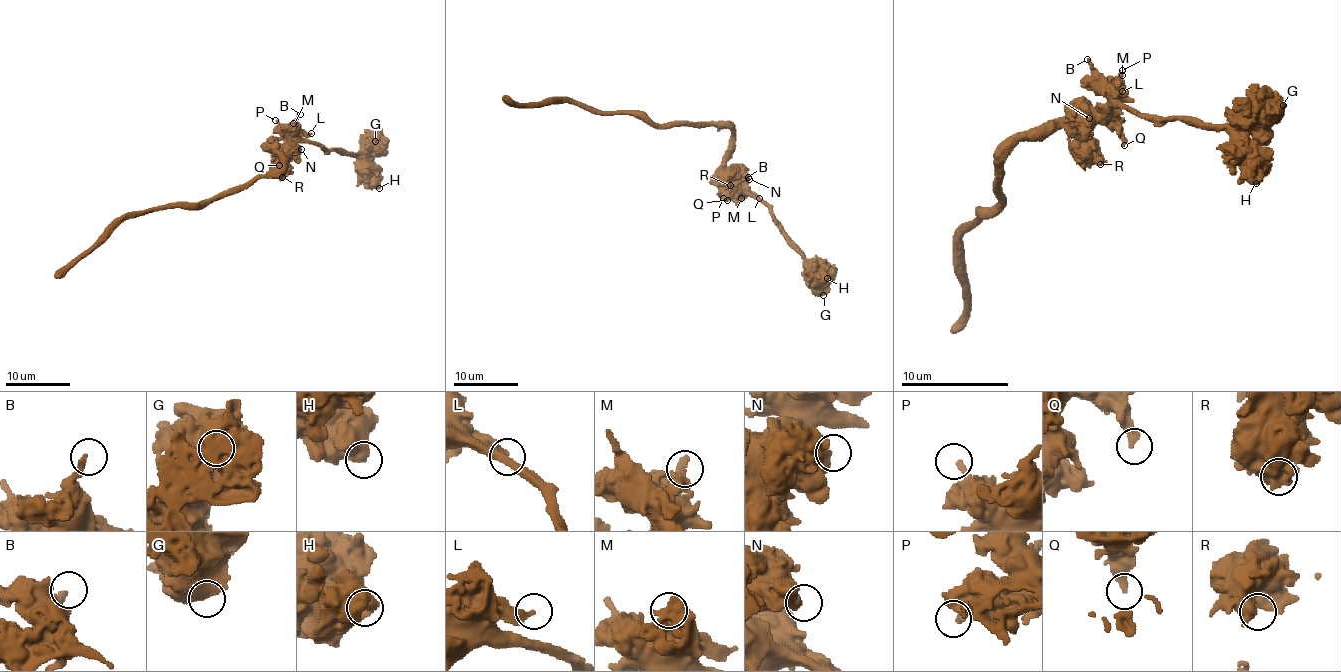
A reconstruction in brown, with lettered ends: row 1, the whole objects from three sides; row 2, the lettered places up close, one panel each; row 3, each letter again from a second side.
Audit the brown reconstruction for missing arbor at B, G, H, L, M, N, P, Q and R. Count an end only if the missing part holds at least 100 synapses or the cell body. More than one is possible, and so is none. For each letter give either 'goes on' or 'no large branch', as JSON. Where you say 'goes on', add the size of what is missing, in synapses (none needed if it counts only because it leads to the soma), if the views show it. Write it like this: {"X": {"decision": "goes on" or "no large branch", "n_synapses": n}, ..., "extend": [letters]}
{"B": {"decision": "no large branch"}, "G": {"decision": "no large branch"}, "H": {"decision": "no large branch"}, "L": {"decision": "no large branch"}, "M": {"decision": "no large branch"}, "N": {"decision": "no large branch"}, "P": {"decision": "no large branch"}, "Q": {"decision": "no large branch"}, "R": {"decision": "no large branch"}, "extend": []}

